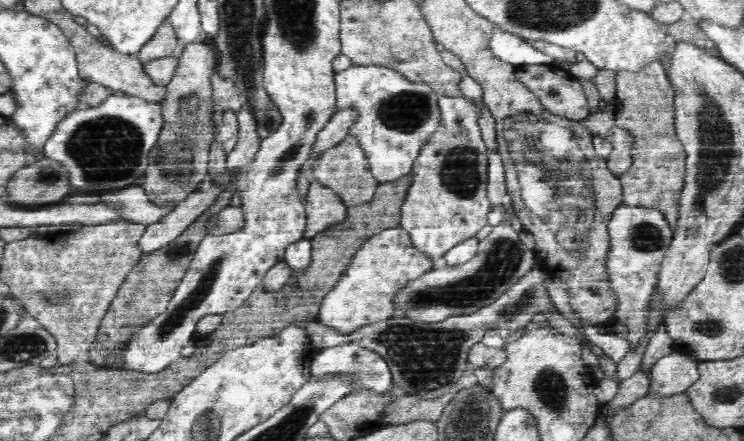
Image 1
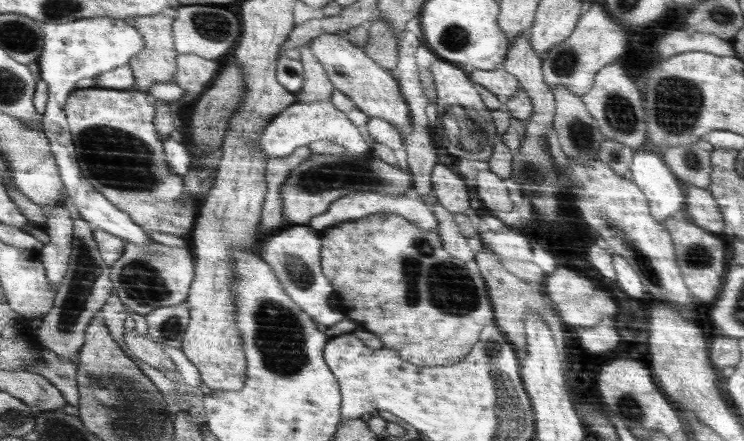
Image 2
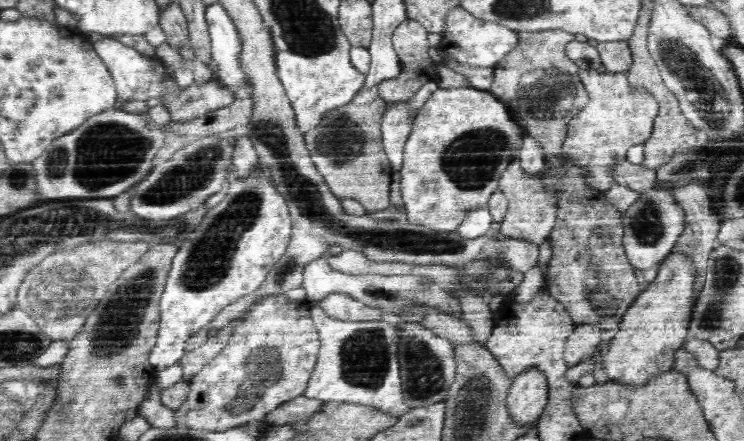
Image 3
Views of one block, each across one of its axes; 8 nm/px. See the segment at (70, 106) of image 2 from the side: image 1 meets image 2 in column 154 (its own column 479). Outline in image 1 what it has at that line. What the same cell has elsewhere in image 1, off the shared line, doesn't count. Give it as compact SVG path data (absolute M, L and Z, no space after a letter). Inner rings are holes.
M439 96L440 122L436 132L421 146L420 154L412 164L412 181L401 209L402 229L412 236L412 245L420 252L428 253L441 264L442 257L454 246L476 237L487 225L487 216L493 206L487 197L488 148L482 137L480 116L485 106L466 96Z

